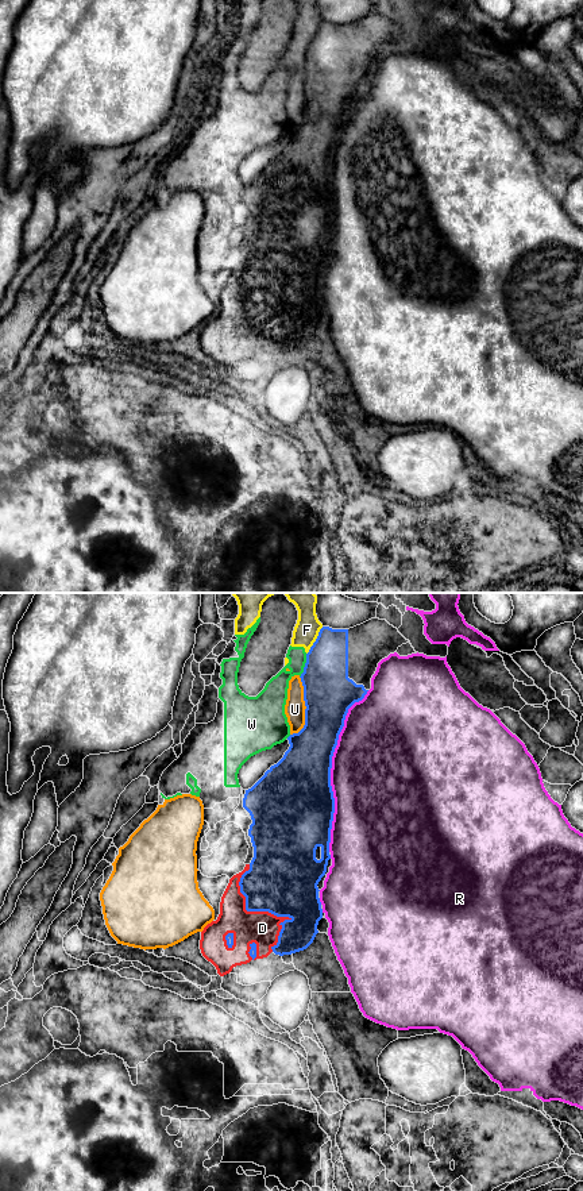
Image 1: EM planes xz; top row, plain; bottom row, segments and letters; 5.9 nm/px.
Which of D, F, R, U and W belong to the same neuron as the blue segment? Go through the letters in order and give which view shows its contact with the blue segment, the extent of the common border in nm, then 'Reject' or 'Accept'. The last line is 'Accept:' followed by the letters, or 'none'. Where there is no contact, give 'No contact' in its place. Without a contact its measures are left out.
D: Touches blue in xz. Shared border 550 nm. Accept
F: Touches blue in xz. Shared border 190 nm. Reject
R: Touches blue in xz. Shared border 1000 nm. Reject
U: Touches blue in xz. Shared border 360 nm. Reject
W: Touches blue in xz. Shared border 150 nm. Reject
Accept: D

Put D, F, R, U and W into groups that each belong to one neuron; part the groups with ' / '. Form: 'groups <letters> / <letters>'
groups D / F W / R / U

